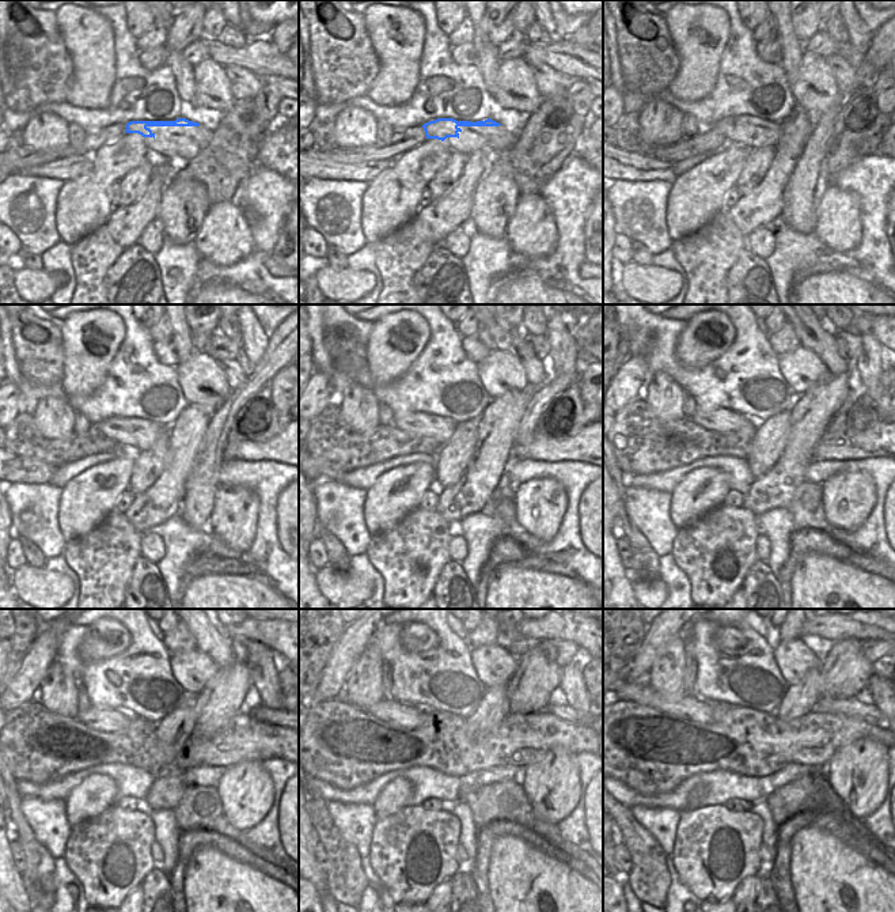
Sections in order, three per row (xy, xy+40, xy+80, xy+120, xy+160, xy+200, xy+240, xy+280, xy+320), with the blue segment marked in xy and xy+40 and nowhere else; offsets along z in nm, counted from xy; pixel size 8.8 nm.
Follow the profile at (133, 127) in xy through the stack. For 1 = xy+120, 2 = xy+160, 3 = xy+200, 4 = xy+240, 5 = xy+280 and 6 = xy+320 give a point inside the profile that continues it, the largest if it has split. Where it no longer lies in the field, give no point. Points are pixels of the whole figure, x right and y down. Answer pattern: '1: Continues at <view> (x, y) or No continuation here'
1: Continues at xy+120 (129, 432)
2: Continues at xy+160 (418, 423)
3: Continues at xy+200 (721, 420)
4: Continues at xy+240 (109, 721)
5: Continues at xy+280 (398, 714)
6: Continues at xy+320 (690, 707)

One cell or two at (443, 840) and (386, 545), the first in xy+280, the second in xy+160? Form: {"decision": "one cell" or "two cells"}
{"decision": "one cell"}

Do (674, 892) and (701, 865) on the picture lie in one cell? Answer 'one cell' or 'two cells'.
two cells

